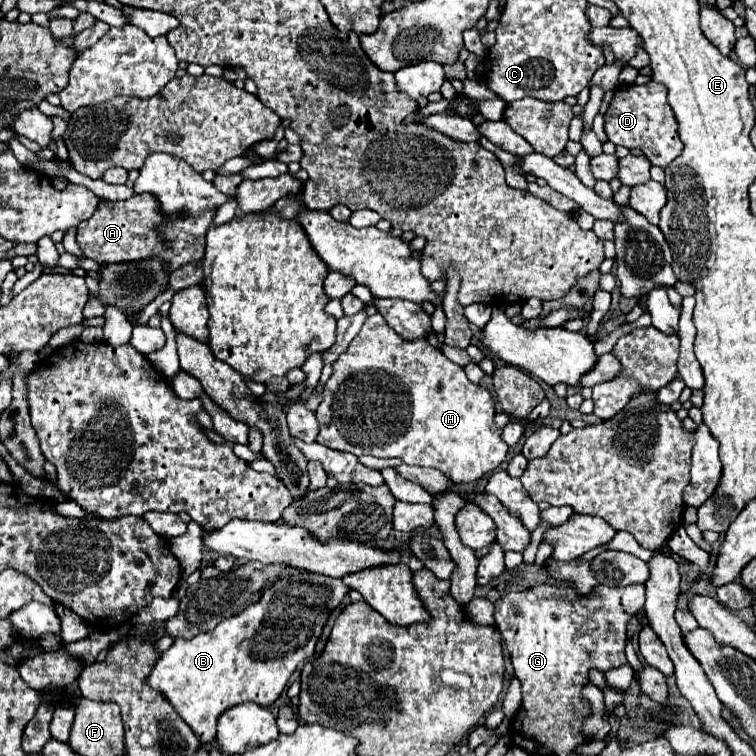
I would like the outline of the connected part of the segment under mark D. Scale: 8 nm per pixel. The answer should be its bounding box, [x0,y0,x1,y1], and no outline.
[604,81,684,167]

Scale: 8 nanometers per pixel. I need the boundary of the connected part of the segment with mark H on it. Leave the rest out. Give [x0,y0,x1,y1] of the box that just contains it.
[316,313,508,483]

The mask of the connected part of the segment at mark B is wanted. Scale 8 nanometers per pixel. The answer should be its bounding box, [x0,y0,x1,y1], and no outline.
[146,569,350,745]

